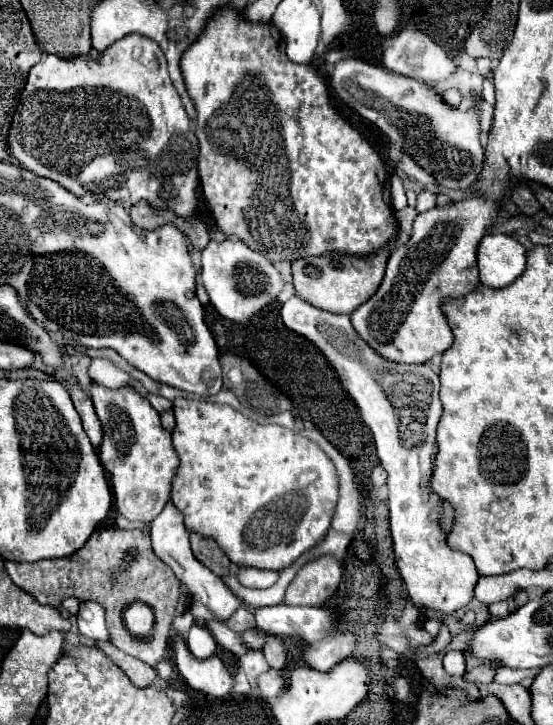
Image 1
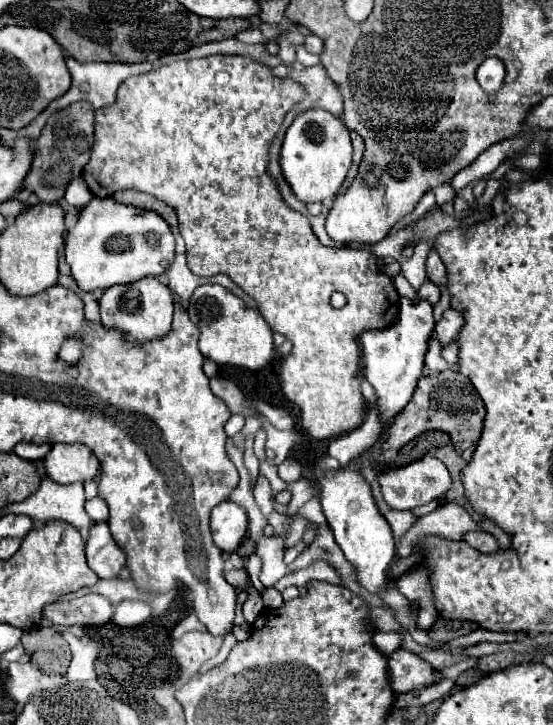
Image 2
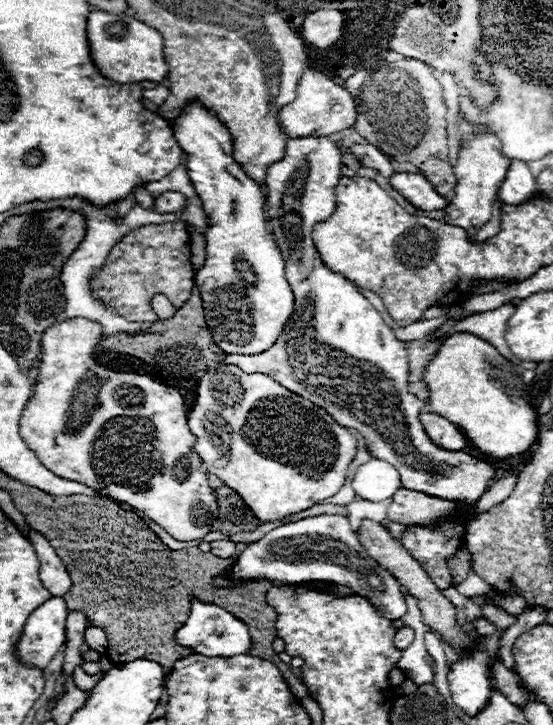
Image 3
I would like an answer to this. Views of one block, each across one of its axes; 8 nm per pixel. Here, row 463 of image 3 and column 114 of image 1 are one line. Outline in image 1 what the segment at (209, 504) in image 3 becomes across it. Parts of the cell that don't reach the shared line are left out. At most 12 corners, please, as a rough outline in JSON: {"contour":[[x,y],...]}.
{"contour":[[160,46],[34,64],[6,150],[74,196],[196,214]]}

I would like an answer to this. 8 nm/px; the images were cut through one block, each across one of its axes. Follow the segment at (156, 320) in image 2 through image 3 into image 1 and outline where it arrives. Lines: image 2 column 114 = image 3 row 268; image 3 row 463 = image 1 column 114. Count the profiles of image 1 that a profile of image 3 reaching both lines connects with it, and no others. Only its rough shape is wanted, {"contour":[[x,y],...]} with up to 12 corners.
{"contour":[[88,388],[116,508],[150,524],[178,458],[134,390]]}

